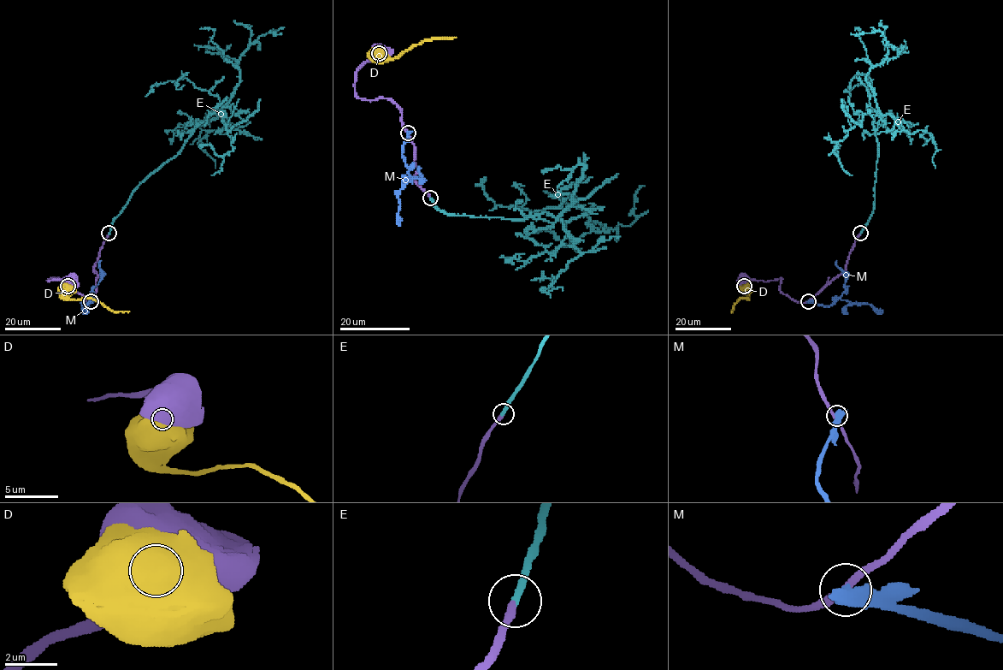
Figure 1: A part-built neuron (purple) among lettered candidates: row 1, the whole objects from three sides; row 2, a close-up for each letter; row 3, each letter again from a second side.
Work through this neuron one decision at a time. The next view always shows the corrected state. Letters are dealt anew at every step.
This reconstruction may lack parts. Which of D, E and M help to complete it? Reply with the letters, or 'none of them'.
E

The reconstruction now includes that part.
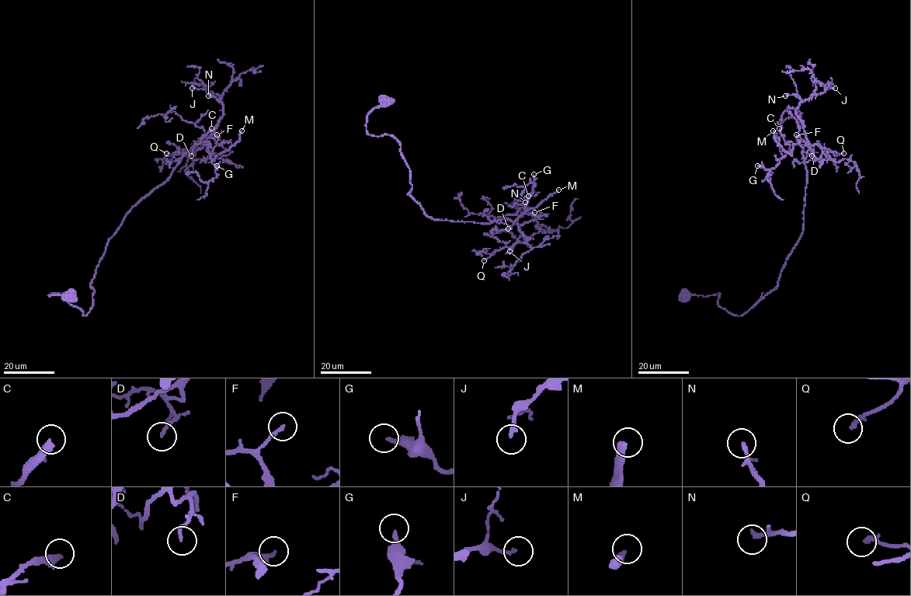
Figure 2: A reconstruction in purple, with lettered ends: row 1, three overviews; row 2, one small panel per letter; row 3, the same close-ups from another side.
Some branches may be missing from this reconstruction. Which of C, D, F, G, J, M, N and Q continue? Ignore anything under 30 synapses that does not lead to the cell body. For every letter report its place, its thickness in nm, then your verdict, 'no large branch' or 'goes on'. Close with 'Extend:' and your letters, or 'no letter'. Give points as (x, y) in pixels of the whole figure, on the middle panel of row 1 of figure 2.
C: at (528, 196); 280 nm thick; no large branch
D: at (508, 228); 150 nm thick; no large branch
F: at (534, 212); 220 nm thick; no large branch
G: at (533, 174); 280 nm thick; goes on
J: at (509, 251); 180 nm thick; no large branch
M: at (558, 189); 360 nm thick; goes on
N: at (525, 202); 130 nm thick; goes on
Q: at (484, 260); 220 nm thick; no large branch
Extend: G, M, N

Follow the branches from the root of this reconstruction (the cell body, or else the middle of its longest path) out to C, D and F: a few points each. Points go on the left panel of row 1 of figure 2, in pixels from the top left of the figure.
C: (67, 296), (49, 294), (88, 312), (95, 268), (124, 216), (196, 144), (210, 144), (199, 141), (211, 128)
D: (67, 296), (49, 294), (61, 294), (88, 312), (91, 282), (109, 238), (196, 144), (191, 155)
F: (67, 296), (49, 294), (61, 294), (88, 312), (95, 268), (124, 216), (196, 144), (217, 134)

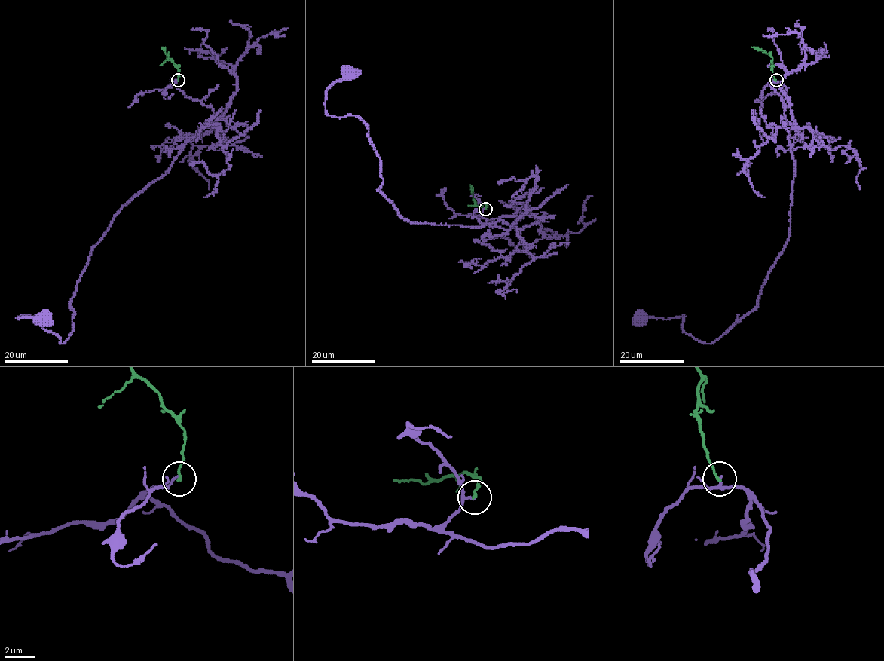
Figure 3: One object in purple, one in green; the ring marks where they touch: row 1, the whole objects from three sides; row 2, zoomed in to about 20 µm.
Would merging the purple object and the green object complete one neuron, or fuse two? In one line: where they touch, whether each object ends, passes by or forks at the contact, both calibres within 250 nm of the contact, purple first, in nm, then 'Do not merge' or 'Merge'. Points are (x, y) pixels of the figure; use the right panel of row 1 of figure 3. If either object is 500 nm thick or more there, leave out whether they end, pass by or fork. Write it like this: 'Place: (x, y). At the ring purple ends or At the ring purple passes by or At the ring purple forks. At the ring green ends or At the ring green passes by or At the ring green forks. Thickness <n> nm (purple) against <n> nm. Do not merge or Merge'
Place: (776, 80). At the ring purple passes by. At the ring green ends. Thickness 100 nm (purple) against 170 nm. Do not merge

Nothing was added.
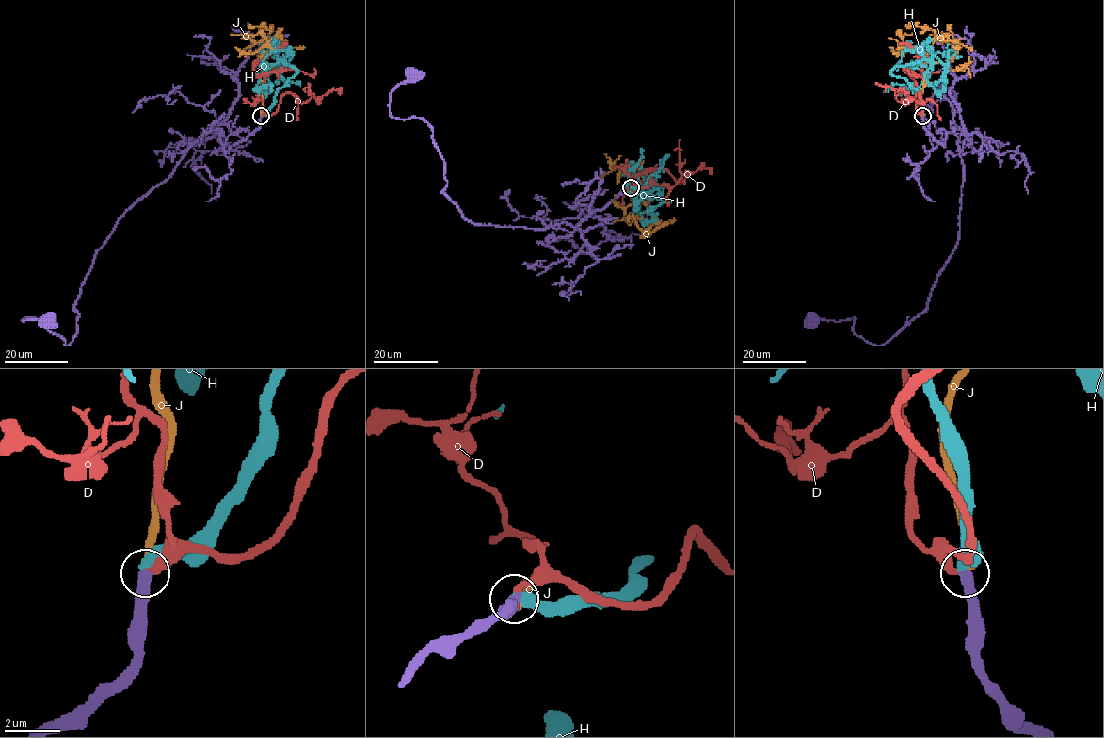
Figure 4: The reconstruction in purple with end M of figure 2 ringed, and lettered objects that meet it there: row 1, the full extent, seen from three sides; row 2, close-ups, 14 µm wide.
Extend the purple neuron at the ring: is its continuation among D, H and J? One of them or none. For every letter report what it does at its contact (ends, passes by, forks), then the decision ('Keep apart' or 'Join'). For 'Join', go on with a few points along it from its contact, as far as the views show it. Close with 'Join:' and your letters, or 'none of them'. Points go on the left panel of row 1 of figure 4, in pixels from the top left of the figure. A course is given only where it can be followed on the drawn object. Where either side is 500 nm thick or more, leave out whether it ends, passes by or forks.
D: It ends there. Keep apart
H: It ends there. Join. Its course: (261, 116), (270, 107), (275, 92), (296, 70), (280, 61), (265, 66), (257, 90), (268, 84), (270, 91)
J: It ends there. Keep apart
Join: H

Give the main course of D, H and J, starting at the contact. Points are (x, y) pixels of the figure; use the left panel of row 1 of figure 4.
D: (261, 116), (264, 113), (258, 91), (265, 74), (256, 75), (253, 66), (287, 43)
H: (261, 116), (270, 107), (275, 92), (296, 70), (280, 61), (265, 66), (257, 90), (268, 84), (270, 91)
J: (261, 116), (263, 42), (280, 38), (283, 47), (303, 45)

